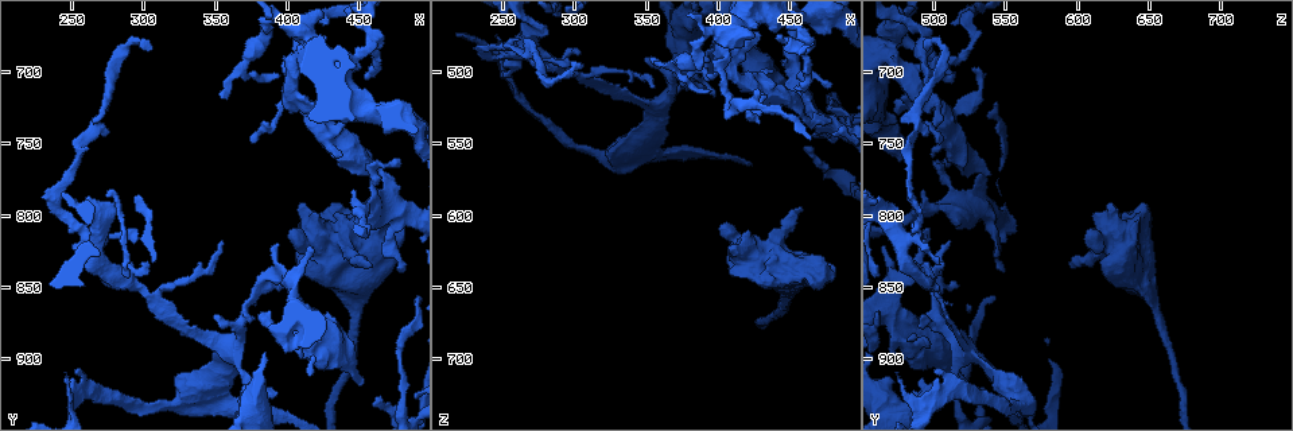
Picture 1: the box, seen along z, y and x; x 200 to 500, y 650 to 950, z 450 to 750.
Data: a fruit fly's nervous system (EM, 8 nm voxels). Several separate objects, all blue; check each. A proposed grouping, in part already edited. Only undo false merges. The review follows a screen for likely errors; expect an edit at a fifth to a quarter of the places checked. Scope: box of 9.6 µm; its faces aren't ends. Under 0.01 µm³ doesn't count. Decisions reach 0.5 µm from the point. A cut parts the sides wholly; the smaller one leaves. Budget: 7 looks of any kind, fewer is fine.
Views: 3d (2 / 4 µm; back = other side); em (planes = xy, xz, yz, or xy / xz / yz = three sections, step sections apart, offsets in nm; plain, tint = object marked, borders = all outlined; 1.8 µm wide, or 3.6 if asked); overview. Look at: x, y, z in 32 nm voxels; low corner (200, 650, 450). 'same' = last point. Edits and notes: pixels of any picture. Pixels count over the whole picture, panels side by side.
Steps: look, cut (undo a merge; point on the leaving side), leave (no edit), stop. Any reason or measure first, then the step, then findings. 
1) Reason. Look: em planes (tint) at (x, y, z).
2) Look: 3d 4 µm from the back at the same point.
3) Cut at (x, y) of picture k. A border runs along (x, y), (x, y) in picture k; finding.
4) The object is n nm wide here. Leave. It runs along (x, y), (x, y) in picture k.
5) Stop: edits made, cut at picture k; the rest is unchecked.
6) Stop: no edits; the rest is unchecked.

Abrupt turn. Look: em planes (tint) at (314, 852, 500).

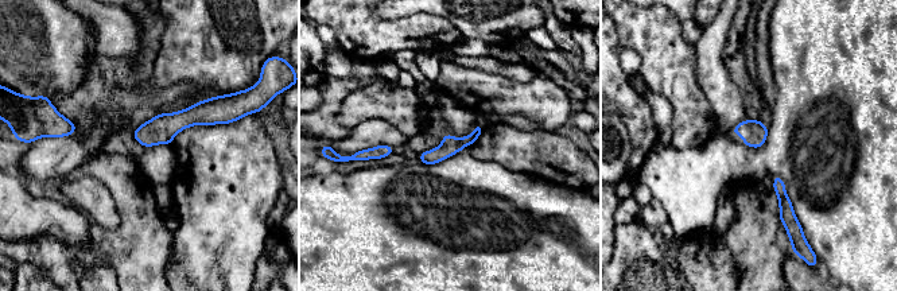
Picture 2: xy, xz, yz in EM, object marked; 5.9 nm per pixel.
Leave. All the same neuron.

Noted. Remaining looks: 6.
Small branch off a trunk. Look: em planes (tint) at (266, 816, 484).

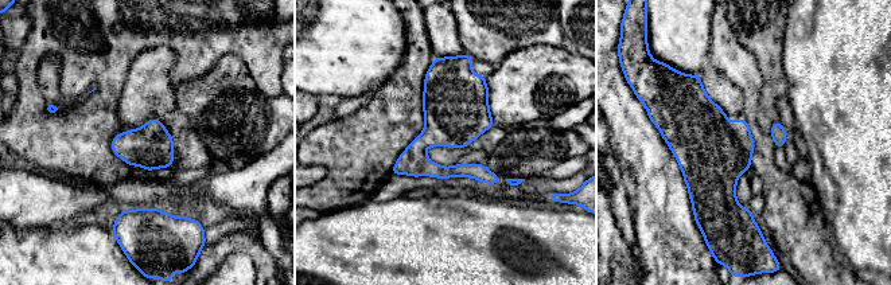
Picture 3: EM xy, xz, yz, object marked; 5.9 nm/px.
Leave. One neuron here.

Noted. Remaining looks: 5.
Sudden change in width. Look: em planes (borders) at (442, 822, 622).

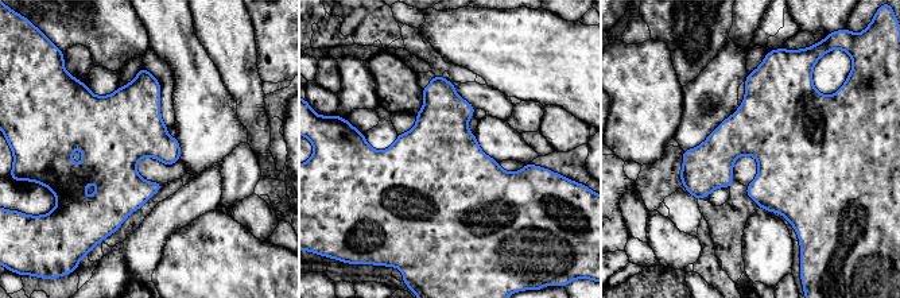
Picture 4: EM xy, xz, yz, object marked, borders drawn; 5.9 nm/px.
Leave. One neuron here.

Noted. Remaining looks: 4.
Stop: no edits; the rest is unchecked.

